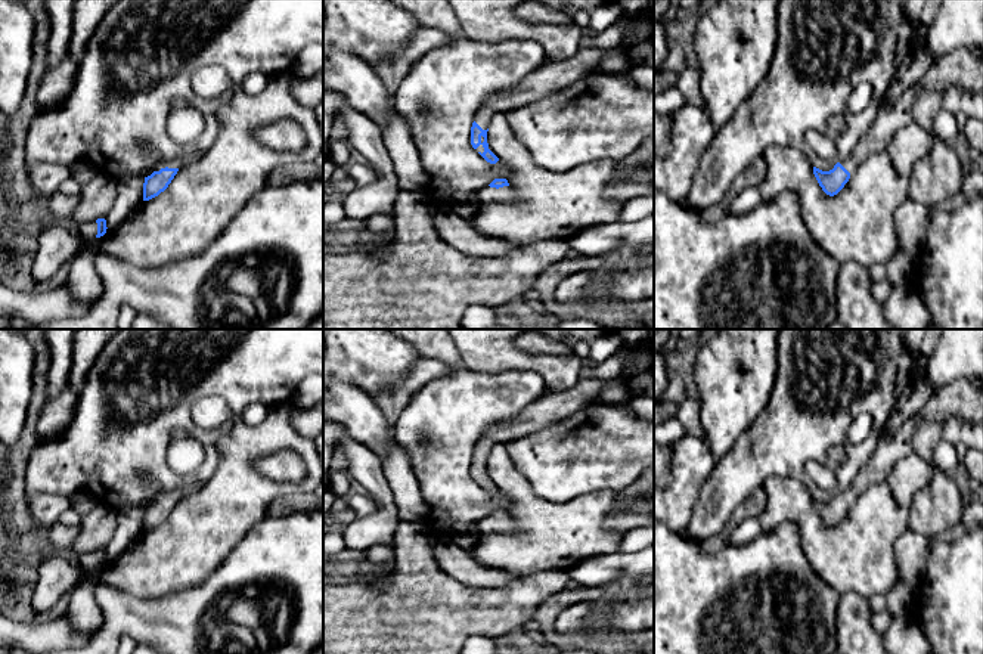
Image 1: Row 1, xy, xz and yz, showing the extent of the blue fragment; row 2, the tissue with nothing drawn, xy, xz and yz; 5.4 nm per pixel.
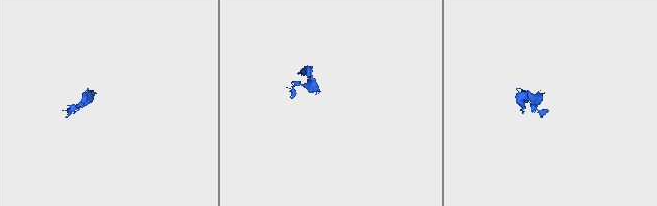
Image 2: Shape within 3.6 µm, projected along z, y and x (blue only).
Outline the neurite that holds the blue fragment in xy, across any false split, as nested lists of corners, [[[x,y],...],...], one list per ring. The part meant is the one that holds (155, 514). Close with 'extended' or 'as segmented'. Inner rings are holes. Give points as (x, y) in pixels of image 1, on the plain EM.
[[[187,484],[173,492],[159,492],[154,503],[145,508],[143,531],[149,531],[164,523],[182,498],[195,493],[201,487],[202,484]]] | extended

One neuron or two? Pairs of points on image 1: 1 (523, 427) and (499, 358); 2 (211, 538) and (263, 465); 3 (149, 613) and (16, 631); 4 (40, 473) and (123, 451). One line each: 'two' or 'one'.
1: two
2: two
3: two
4: one

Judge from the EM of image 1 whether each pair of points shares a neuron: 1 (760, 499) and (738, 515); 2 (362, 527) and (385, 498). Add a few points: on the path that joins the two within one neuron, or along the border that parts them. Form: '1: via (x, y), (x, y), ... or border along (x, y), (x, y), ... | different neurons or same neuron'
1: via (754, 505), (744, 511) | same neuron
2: via (371, 526), (385, 511), (385, 507) | same neuron

